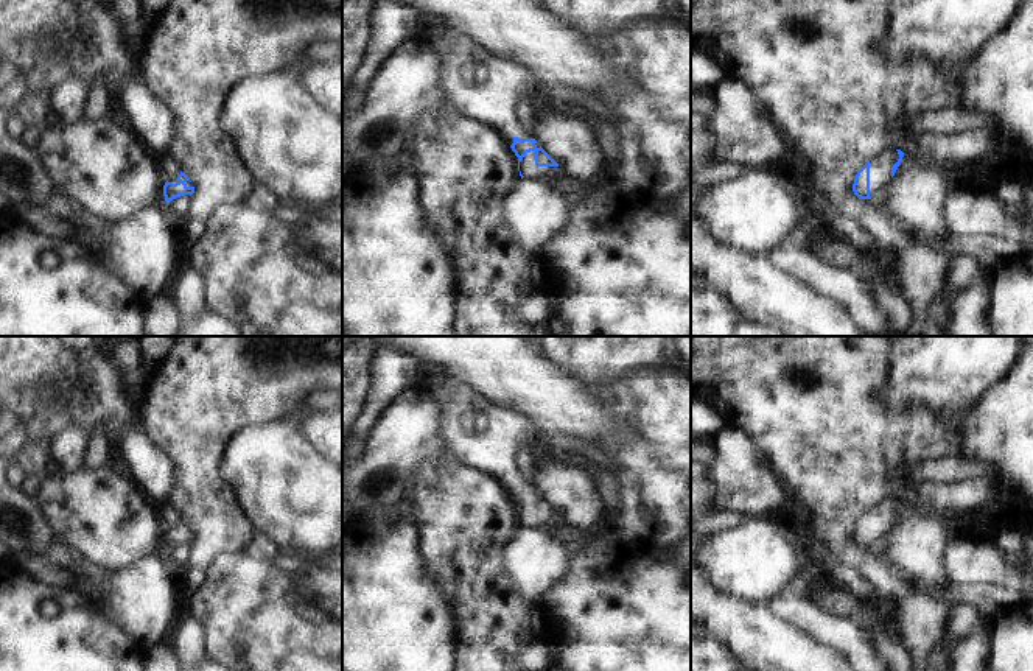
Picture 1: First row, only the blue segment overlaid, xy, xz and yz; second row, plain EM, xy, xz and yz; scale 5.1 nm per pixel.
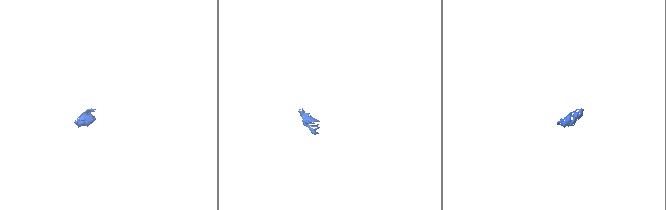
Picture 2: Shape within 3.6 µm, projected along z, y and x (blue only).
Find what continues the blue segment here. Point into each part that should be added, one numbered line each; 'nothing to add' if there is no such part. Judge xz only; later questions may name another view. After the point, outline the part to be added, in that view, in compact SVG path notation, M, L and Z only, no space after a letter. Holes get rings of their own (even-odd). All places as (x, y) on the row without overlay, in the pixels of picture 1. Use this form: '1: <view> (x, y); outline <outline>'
1: xz (492, 444); outline M453 378L439 388L417 383L417 389L439 397L453 458L501 481L509 494L515 486L532 487L516 459L524 445L541 445L545 437L529 416Z
2: xz (615, 611); outline M649 369L639 371L632 377L608 381L605 385L591 385L593 392L605 403L615 414L618 423L608 431L602 442L596 442L604 455L607 455L615 469L613 475L619 483L619 504L615 517L608 515L607 522L596 529L582 529L574 526L562 515L537 515L535 500L527 501L520 511L520 520L526 528L537 528L549 532L560 540L571 551L569 574L552 590L549 590L541 601L549 606L552 613L551 624L538 638L559 651L557 668L562 671L691 671L691 585L688 584L688 573L683 568L675 568L681 564L678 553L680 542L691 539L691 378L675 371ZM632 528L650 529L661 536L664 543L630 543L629 534Z

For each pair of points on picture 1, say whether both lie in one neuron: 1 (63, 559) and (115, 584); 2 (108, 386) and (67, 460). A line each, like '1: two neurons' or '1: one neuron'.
1: one neuron
2: two neurons

